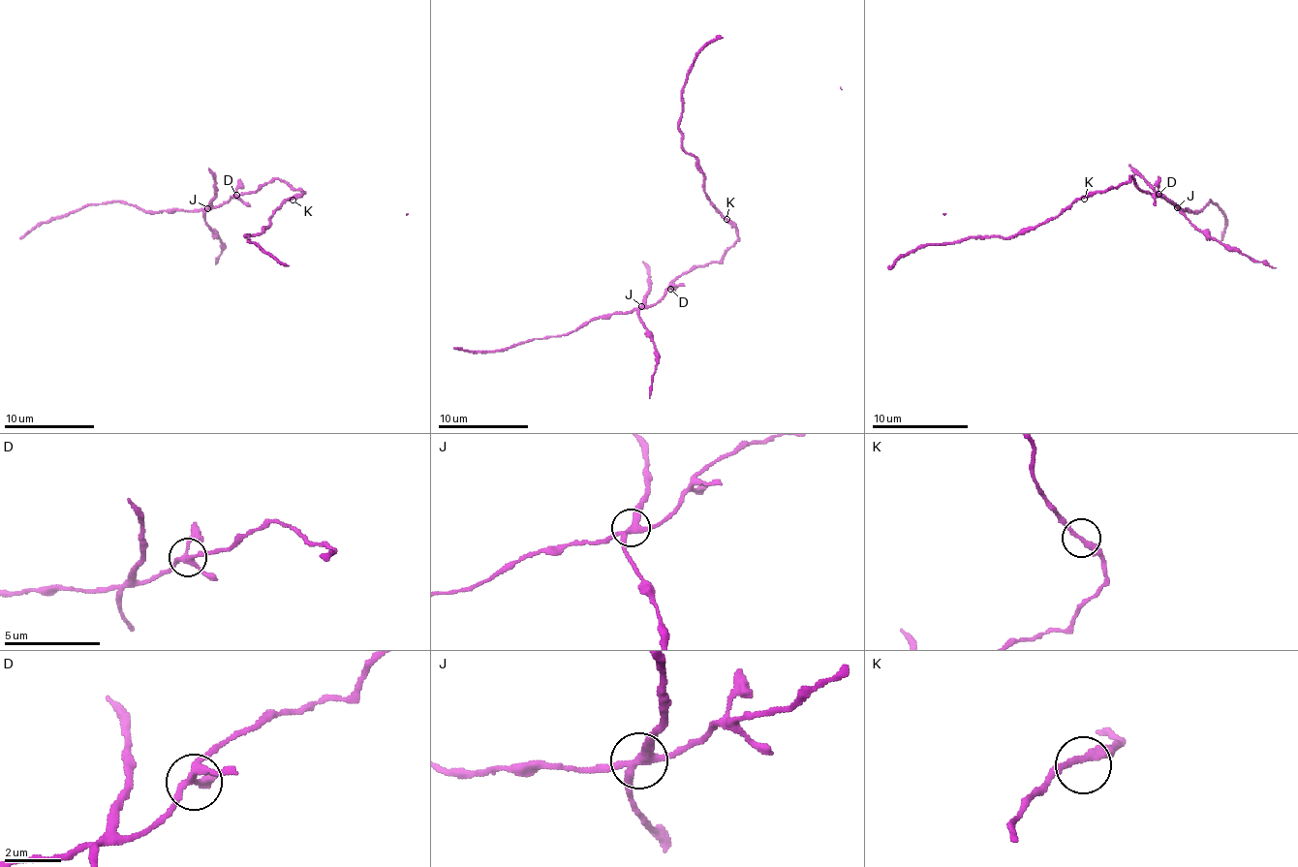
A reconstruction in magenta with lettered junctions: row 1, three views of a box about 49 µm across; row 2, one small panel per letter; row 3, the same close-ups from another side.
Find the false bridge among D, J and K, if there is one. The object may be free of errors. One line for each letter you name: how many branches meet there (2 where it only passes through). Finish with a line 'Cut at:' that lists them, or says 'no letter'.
J: 4
Cut at: J

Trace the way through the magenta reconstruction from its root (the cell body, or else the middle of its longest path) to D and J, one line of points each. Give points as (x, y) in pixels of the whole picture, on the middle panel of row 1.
D: (726, 221), (737, 234), (728, 250), (717, 262), (693, 266), (670, 289)
J: (726, 221), (737, 234), (728, 250), (717, 262), (693, 266), (654, 304), (641, 306)

